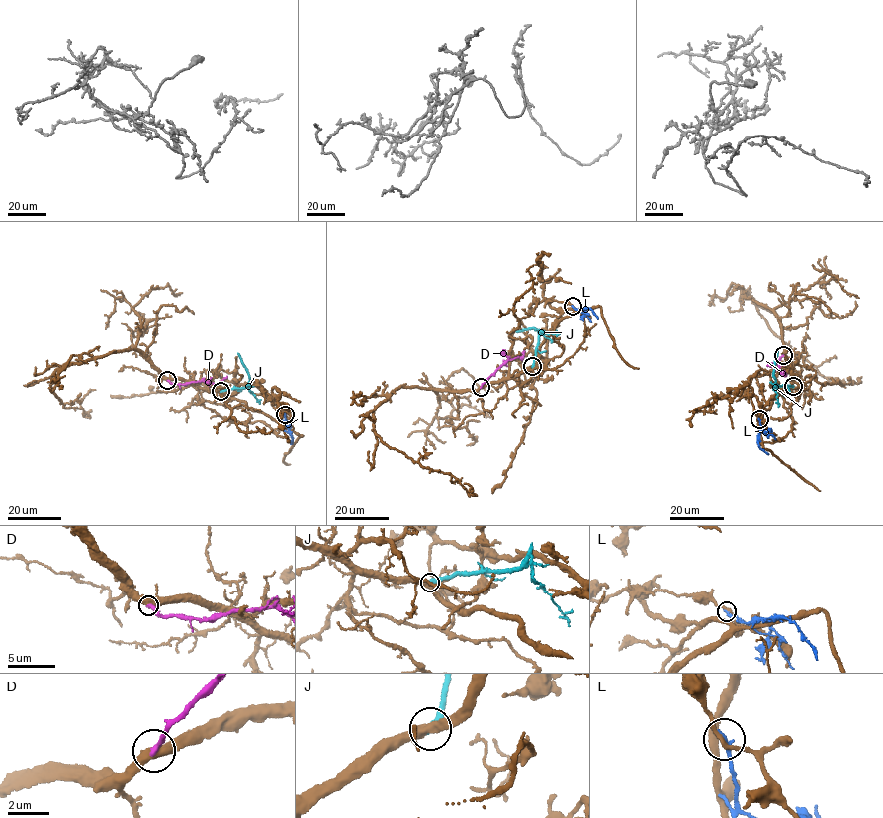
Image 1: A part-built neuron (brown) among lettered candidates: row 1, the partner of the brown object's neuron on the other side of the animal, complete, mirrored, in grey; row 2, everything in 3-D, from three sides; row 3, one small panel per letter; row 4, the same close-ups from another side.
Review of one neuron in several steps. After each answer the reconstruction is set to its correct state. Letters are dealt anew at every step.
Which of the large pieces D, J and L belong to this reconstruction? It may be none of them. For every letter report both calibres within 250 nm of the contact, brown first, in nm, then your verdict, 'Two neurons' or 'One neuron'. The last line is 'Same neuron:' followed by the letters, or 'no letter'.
D: Thickness 480 nm (brown) against 280 nm. Two neurons
J: Thickness 440 nm (brown) against 360 nm. One neuron
L: Thickness 180 nm (brown) against 220 nm. Two neurons
Same neuron: J

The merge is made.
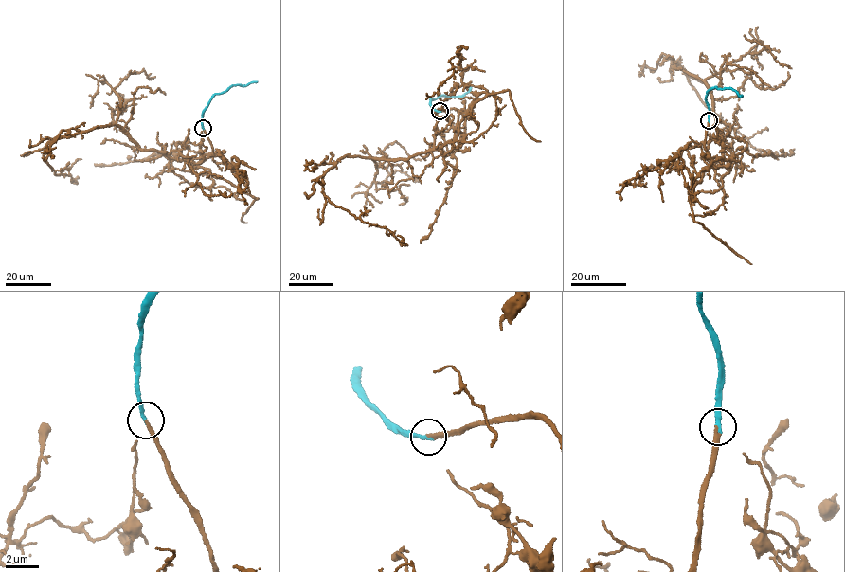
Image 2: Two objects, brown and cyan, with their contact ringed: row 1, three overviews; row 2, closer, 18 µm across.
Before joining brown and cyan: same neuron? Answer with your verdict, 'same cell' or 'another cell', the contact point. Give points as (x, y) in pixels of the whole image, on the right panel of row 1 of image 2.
same cell; place (709, 120)

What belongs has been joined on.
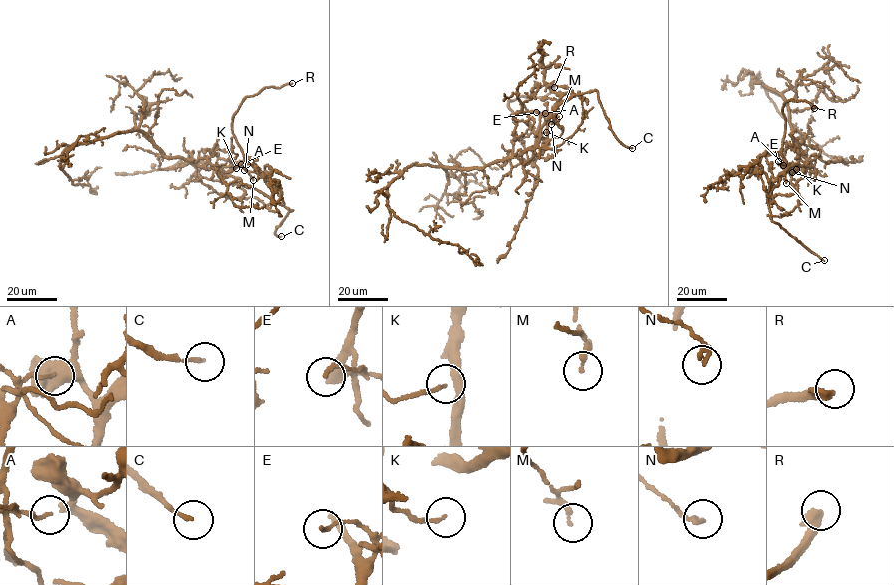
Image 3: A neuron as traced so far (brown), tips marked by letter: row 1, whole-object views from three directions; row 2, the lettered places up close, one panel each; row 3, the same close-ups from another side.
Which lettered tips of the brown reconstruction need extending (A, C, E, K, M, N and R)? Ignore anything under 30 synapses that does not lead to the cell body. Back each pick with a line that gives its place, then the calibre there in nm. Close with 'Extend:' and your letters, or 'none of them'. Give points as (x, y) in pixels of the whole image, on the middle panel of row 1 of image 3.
C: (632, 148) | 130 nm
R: (554, 87) | 400 nm
Extend: C, R

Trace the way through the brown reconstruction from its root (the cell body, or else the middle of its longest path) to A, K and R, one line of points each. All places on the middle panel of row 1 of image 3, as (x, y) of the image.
A: (466, 170), (480, 169), (533, 146), (539, 119), (545, 113)
K: (466, 170), (480, 169), (523, 153), (534, 145), (538, 131), (546, 132)
R: (466, 170), (533, 146), (539, 114), (518, 114), (507, 104), (519, 97), (546, 96), (554, 87)

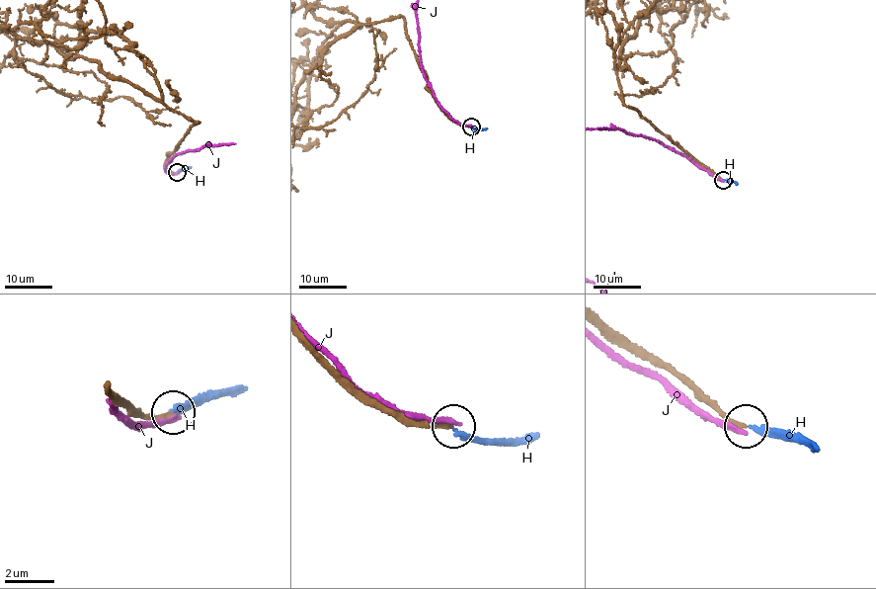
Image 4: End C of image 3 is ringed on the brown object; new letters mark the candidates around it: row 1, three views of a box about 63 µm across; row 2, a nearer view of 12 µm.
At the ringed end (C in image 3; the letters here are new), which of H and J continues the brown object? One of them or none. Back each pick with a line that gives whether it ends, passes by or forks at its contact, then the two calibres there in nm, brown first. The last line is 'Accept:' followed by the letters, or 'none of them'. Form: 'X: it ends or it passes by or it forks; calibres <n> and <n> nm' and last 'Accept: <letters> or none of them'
Accept: none of them

